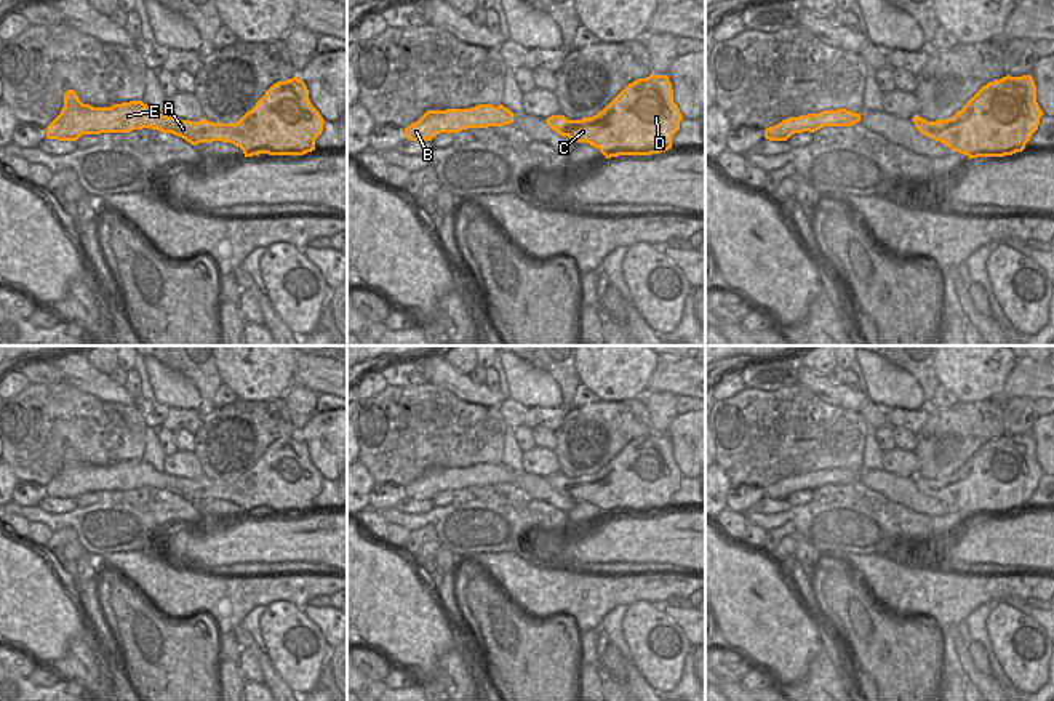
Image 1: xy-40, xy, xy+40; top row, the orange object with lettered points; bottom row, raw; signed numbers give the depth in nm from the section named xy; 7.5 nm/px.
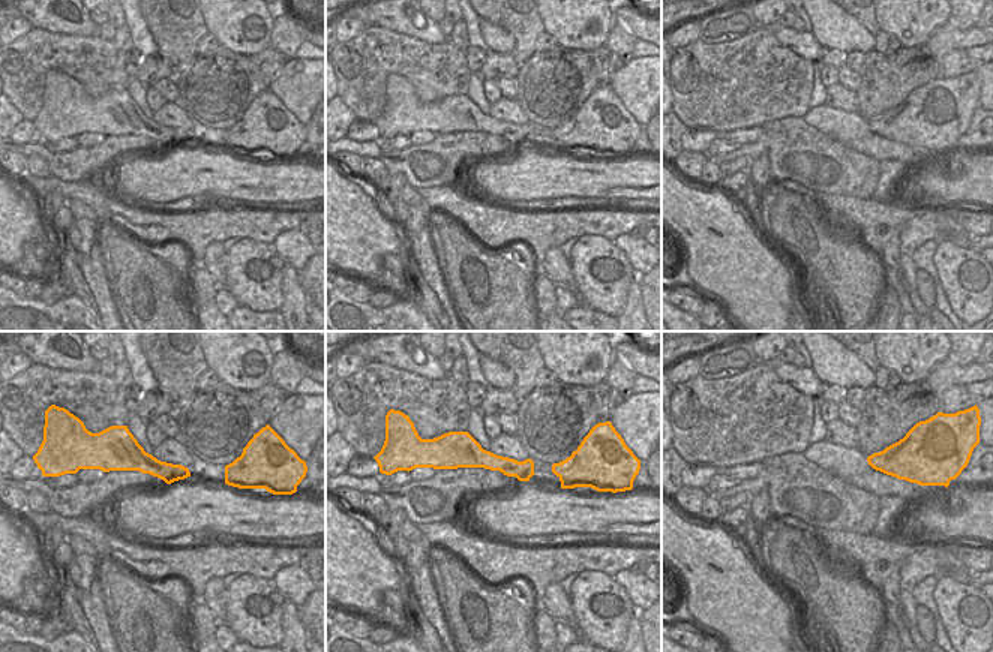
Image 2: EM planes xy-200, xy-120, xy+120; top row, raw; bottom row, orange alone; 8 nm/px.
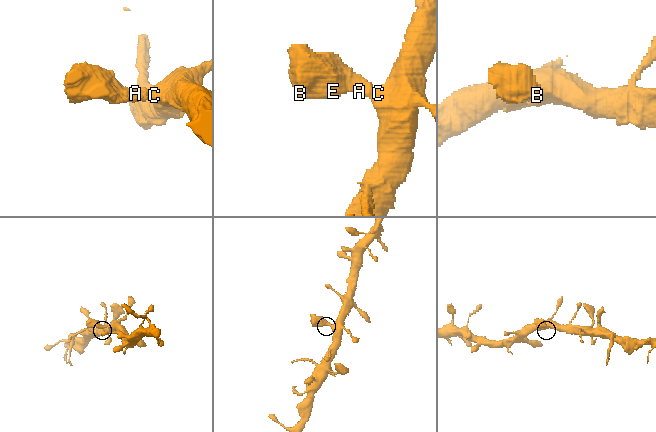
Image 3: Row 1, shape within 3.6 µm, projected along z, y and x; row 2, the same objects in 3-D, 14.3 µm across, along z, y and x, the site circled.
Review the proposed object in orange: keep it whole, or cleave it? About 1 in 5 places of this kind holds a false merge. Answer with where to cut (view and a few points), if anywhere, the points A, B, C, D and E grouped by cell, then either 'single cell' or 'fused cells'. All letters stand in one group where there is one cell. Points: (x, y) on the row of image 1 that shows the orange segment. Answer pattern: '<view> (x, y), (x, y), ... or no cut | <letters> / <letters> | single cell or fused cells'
no cut | A B C D E | single cell

